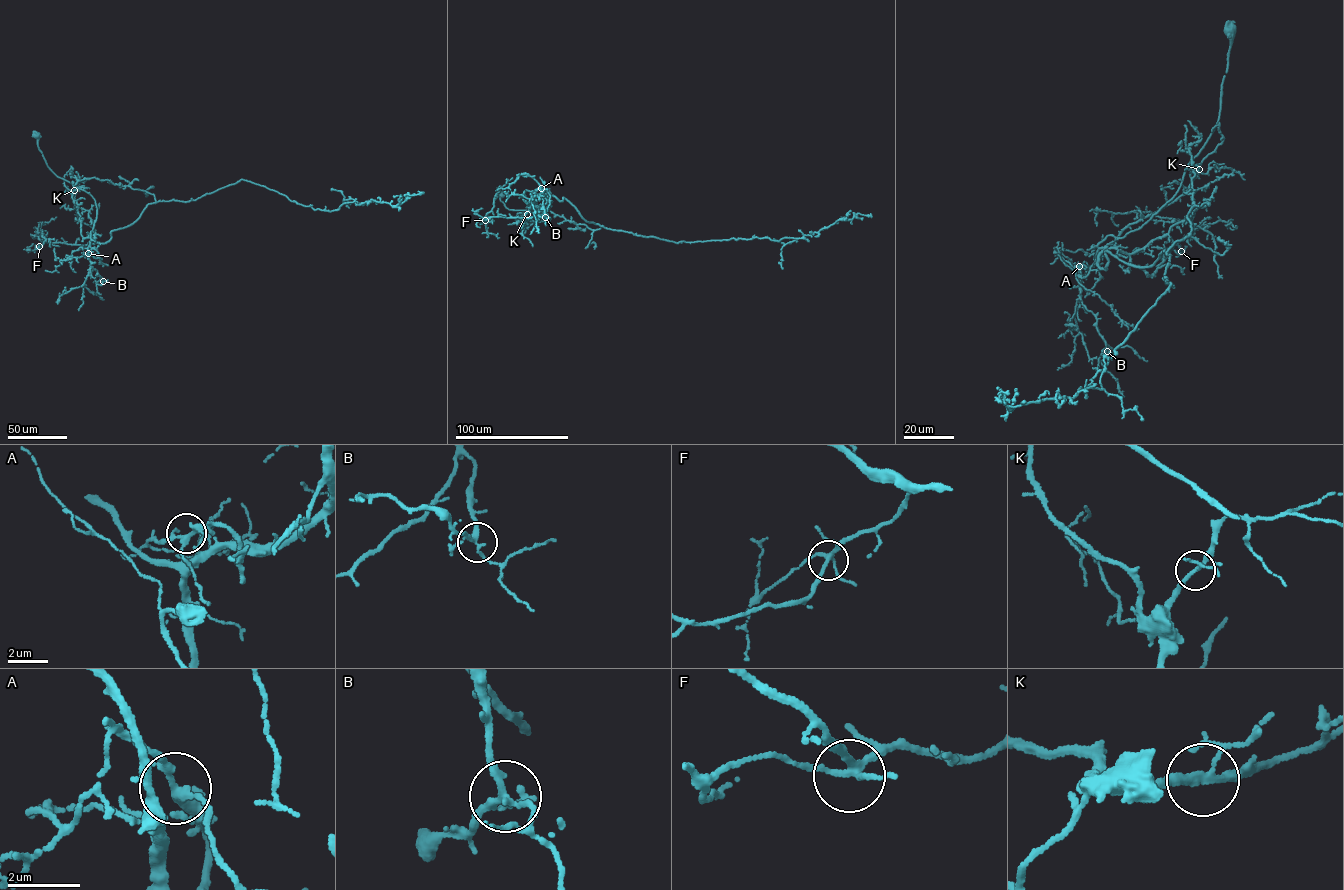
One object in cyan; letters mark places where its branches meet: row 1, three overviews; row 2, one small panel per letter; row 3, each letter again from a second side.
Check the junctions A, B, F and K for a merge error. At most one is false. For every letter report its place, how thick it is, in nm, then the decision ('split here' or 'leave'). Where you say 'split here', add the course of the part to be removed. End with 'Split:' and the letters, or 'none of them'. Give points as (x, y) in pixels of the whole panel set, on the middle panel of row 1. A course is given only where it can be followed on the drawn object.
A: place (541, 188); calibre 200 nm; leave
B: place (545, 217); calibre 160 nm; leave
F: place (485, 220); calibre 180 nm; leave
K: place (527, 214); calibre 190 nm; leave
Split: none of them

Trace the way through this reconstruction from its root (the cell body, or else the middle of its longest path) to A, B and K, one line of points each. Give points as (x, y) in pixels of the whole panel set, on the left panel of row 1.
A: (37, 135), (38, 147), (48, 167), (57, 176), (90, 194), (95, 201), (97, 214), (88, 253)
B: (37, 135), (48, 167), (95, 201), (97, 214), (88, 258), (103, 281)
K: (37, 135), (48, 167), (95, 201), (97, 214), (90, 240), (81, 235), (74, 190)

